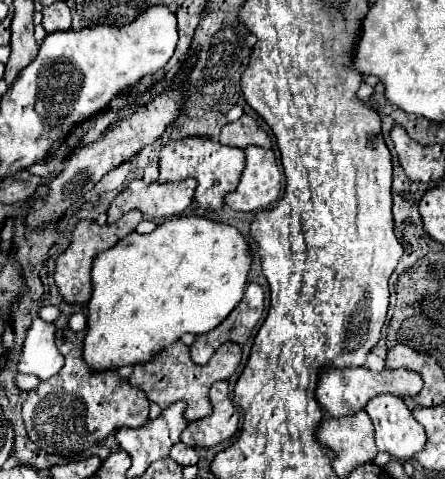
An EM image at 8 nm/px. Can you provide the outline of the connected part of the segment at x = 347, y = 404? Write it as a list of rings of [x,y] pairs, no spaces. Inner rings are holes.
[[[325,368],[321,372],[321,380],[319,380],[319,388],[317,388],[317,400],[321,402],[321,406],[325,408],[327,414],[331,414],[333,418],[341,418],[341,416],[353,416],[353,414],[365,410],[367,402],[371,398],[375,398],[377,394],[393,394],[399,398],[417,396],[421,386],[423,386],[421,376],[413,374],[411,370],[371,372],[369,368],[345,368],[345,370]]]

